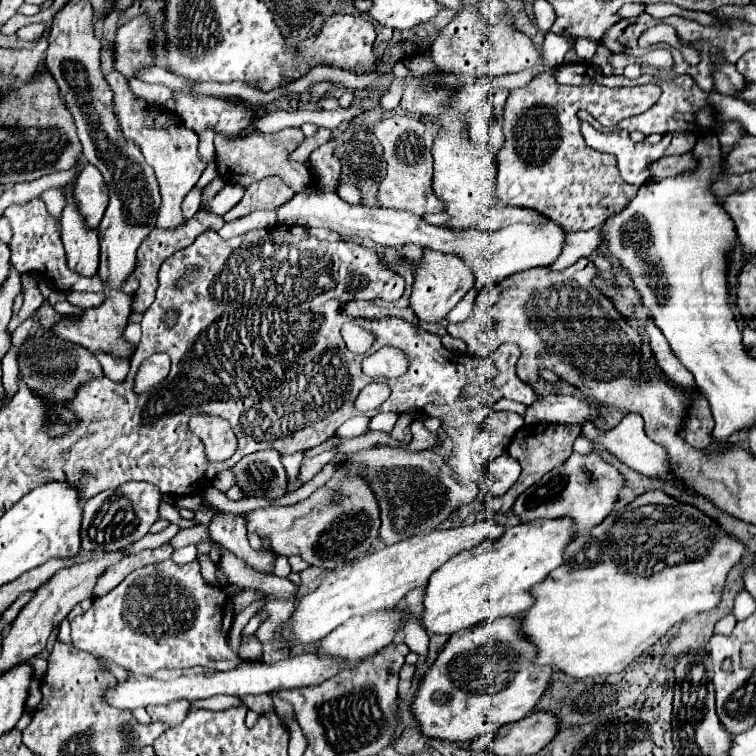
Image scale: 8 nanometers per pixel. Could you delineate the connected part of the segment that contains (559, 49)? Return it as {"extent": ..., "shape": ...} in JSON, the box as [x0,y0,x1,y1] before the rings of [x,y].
{"extent":[541,31,569,68],"shape":[[[548,31],[544,35],[541,49],[541,60],[543,66],[552,68],[563,64],[563,58],[569,50],[569,43],[562,35]]]}

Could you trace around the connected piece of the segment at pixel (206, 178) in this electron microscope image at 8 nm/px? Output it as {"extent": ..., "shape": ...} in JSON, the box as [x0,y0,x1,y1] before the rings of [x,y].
{"extent":[195,159,218,188],"shape":[[[213,159],[208,164],[207,168],[203,172],[203,174],[200,177],[200,179],[198,180],[198,182],[196,183],[195,187],[203,188],[204,186],[206,186],[207,183],[212,181],[217,176],[218,176],[218,172],[217,172],[216,161],[215,161],[215,159]]]}

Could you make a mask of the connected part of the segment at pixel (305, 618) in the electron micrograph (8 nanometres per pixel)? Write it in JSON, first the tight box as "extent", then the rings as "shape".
{"extent":[274,520,506,650],"shape":[[[484,520],[472,526],[458,526],[450,530],[434,530],[426,536],[414,536],[414,538],[396,542],[388,548],[376,550],[354,564],[348,564],[340,570],[330,572],[314,592],[298,600],[298,606],[290,616],[290,620],[284,626],[278,626],[274,630],[274,648],[290,650],[292,646],[306,646],[306,644],[318,642],[352,616],[392,608],[392,604],[404,600],[408,590],[416,586],[424,588],[432,572],[440,568],[446,560],[450,560],[462,550],[474,548],[482,540],[500,538],[504,530],[506,530],[504,526],[492,520]]]}

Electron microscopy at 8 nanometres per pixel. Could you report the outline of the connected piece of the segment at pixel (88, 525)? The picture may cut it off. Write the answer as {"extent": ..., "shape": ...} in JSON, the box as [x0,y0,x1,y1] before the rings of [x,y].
{"extent":[80,482,162,552],"shape":[[[128,482],[116,490],[104,490],[84,504],[82,526],[80,526],[80,550],[86,552],[112,552],[140,540],[148,528],[160,518],[158,508],[162,492],[148,482]]]}

